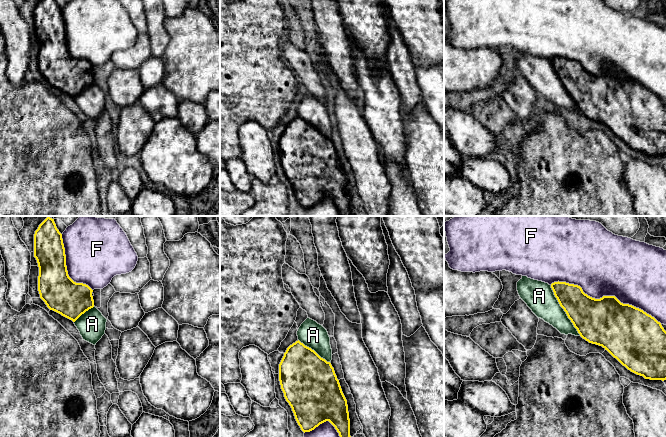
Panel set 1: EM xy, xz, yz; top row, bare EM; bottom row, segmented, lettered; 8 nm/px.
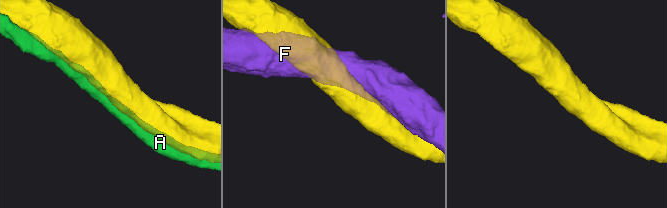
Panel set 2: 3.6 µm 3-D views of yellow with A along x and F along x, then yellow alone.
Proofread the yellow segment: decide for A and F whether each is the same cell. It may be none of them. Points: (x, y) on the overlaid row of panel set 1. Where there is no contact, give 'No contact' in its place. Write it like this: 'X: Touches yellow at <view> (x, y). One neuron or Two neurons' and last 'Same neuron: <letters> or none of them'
A: Touches yellow at yz (564, 310). One neuron
F: Touches yellow at yz (605, 296). Two neurons
Same neuron: A

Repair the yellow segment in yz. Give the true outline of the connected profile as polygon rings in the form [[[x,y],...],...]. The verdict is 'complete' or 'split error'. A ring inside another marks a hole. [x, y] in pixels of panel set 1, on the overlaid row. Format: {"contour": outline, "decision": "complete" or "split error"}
{"contour": [[[522,276],[517,282],[520,298],[532,312],[556,328],[561,334],[581,336],[589,343],[602,346],[631,372],[650,380],[666,380],[666,331],[654,317],[629,304],[621,303],[615,296],[595,299],[585,294],[578,285],[566,282],[548,283]]], "decision": "split error"}

